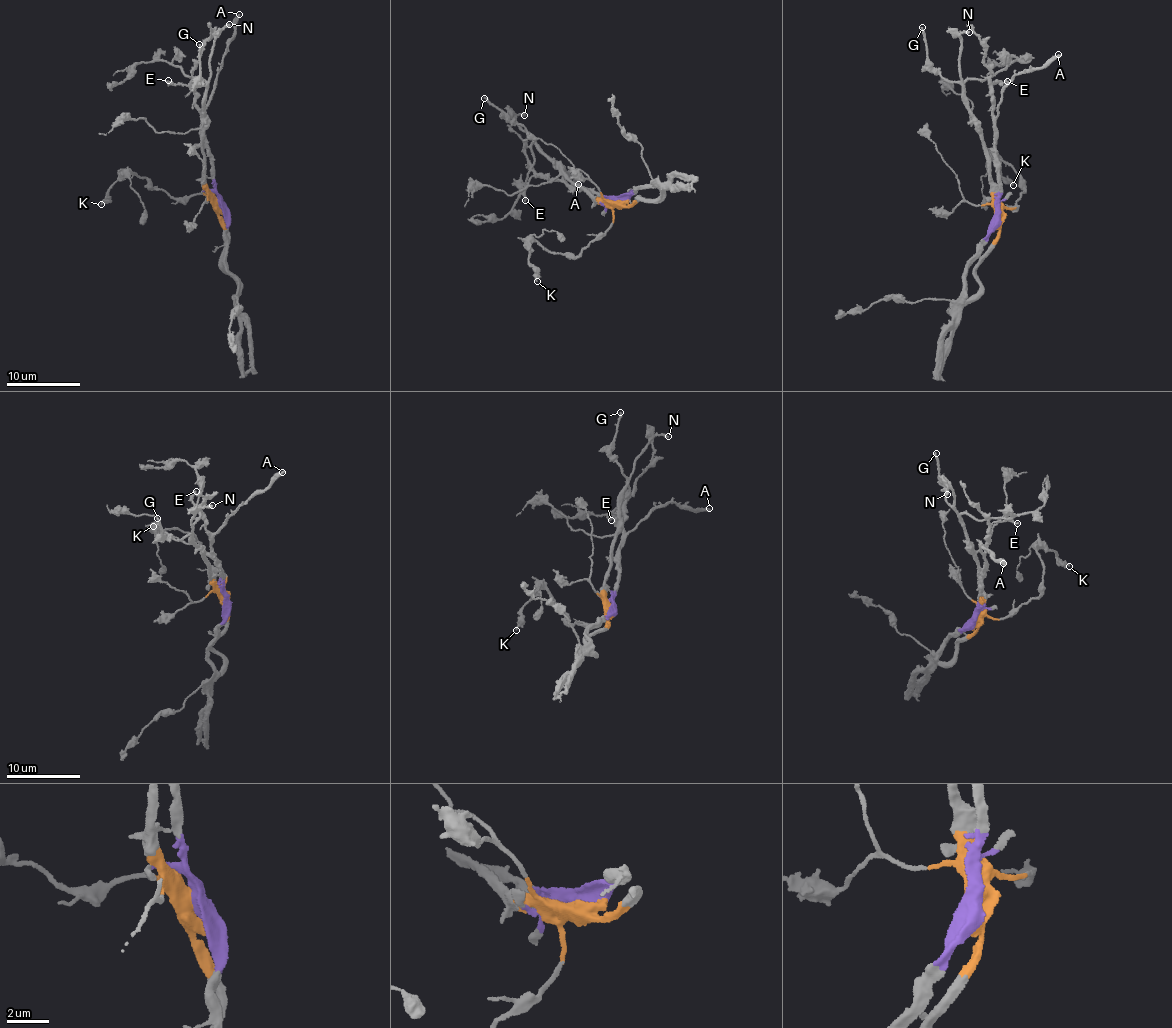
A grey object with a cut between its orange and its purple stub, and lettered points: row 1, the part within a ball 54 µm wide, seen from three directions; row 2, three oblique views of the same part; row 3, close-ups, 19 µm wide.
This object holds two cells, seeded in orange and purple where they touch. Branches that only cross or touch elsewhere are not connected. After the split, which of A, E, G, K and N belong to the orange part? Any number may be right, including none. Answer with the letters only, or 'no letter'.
G, K, N

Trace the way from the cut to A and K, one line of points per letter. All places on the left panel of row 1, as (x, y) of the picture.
A: (219, 204), (213, 155), (202, 130), (202, 111), (209, 103), (239, 13)
K: (219, 204), (204, 194), (180, 199), (154, 189), (146, 178), (132, 173), (112, 184), (109, 196), (101, 205)

